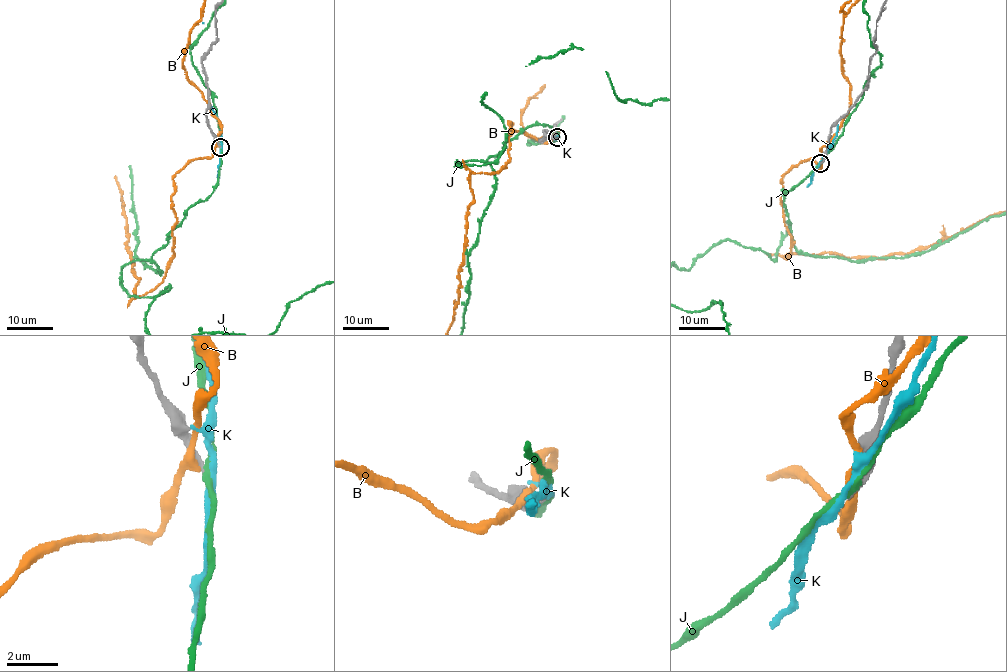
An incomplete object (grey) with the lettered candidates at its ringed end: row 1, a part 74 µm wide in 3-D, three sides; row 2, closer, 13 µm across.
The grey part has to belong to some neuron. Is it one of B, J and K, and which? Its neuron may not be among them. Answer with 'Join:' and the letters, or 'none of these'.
Join: none of these

